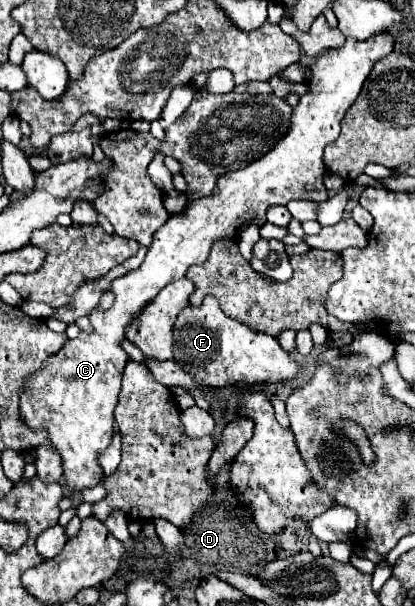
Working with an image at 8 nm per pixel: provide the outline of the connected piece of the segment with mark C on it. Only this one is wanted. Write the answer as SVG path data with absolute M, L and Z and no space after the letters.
M378 33L376 37L370 37L366 41L358 39L346 39L342 47L326 49L322 55L316 57L316 61L310 65L312 79L310 79L310 93L300 97L298 107L290 115L290 129L288 133L276 143L272 151L268 151L262 159L250 163L244 169L228 171L218 177L214 191L208 197L194 199L186 205L182 213L170 215L170 219L154 233L152 247L148 249L148 255L140 269L130 271L126 277L120 277L112 283L112 291L116 295L116 303L110 311L94 309L88 319L94 327L94 333L80 333L76 339L66 341L66 345L52 357L48 357L42 367L30 375L20 391L20 419L24 425L28 425L32 431L44 429L48 433L50 447L60 455L64 477L70 491L80 493L86 487L98 485L102 479L102 467L98 463L98 455L110 445L114 435L114 407L118 403L122 373L128 361L128 355L122 351L120 341L124 339L124 327L142 311L142 307L154 299L154 295L174 279L180 279L186 275L190 265L198 265L206 261L212 245L220 239L234 239L242 229L248 225L262 227L266 223L266 211L272 205L286 205L292 199L314 199L314 201L326 201L328 189L322 183L322 177L326 173L326 165L322 161L324 147L334 143L340 135L340 121L348 107L356 101L362 83L366 81L370 69L380 57L386 57L390 51L394 51L394 35L390 33Z

